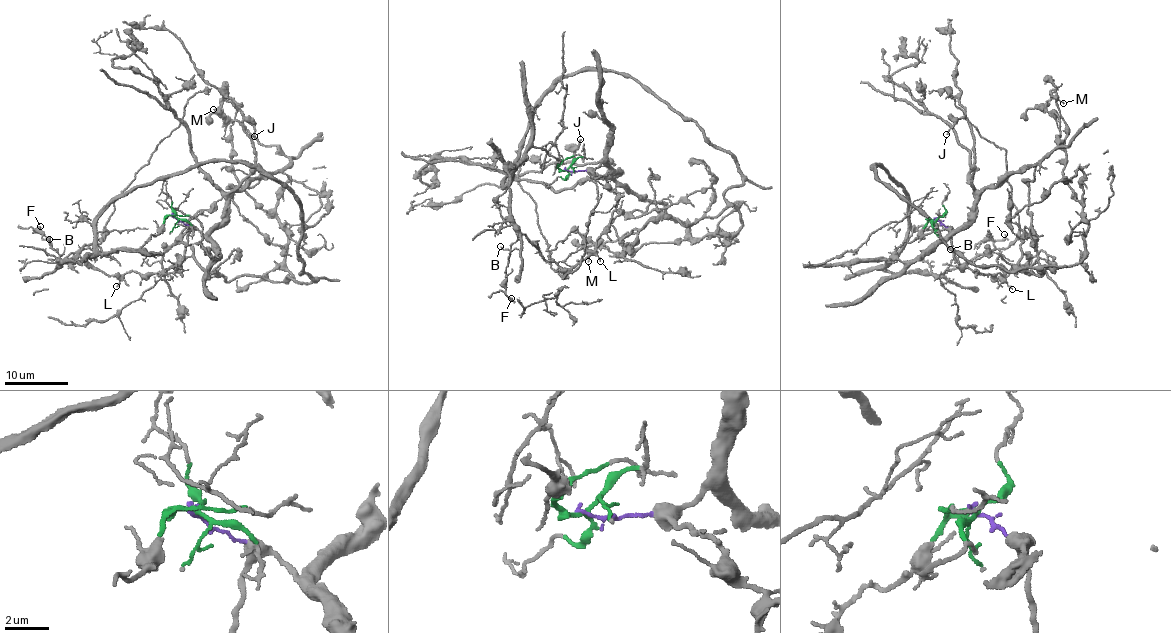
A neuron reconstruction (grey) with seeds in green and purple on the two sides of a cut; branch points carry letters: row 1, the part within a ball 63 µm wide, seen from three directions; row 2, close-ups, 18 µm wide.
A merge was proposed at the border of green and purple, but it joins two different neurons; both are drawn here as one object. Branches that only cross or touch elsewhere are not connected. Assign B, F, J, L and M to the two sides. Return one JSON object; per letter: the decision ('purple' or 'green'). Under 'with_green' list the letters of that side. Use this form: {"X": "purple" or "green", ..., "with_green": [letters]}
{"B": "green", "F": "green", "J": "purple", "L": "purple", "M": "purple", "with_green": ["B", "F"]}

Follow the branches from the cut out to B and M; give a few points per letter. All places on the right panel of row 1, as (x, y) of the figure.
B: (936, 220), (881, 258), (885, 269), (941, 273), (956, 256), (950, 249)
M: (936, 220), (950, 226), (949, 235), (963, 229), (978, 195), (1040, 163), (1060, 132), (1047, 101), (1063, 103)

